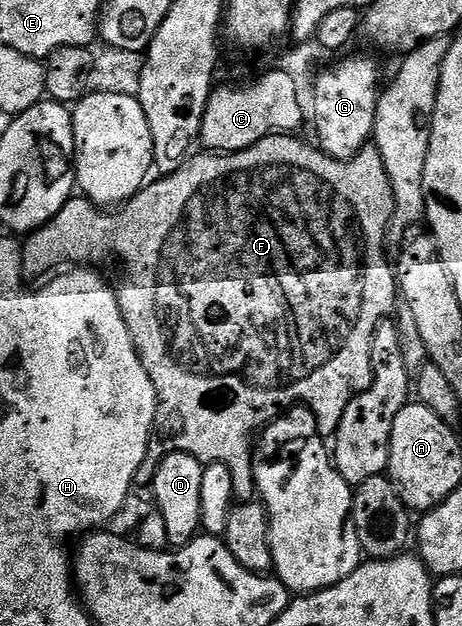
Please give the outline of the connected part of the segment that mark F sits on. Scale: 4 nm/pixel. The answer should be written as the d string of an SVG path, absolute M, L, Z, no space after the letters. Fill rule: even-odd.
M279 133L268 134L266 138L245 150L222 154L194 153L173 174L158 177L158 182L150 181L144 188L138 190L118 209L121 210L118 214L103 212L102 207L90 202L84 196L73 196L63 204L63 208L59 208L57 215L48 224L34 230L24 239L21 246L22 264L29 272L34 270L35 273L41 274L52 266L63 265L64 262L97 264L93 262L99 261L104 254L114 254L115 257L121 258L122 264L125 265L125 279L115 286L117 303L125 322L129 325L129 334L133 338L133 346L137 349L143 368L151 376L153 387L157 389L158 400L156 438L150 441L145 460L137 467L135 482L138 487L148 487L152 483L157 465L167 452L180 452L195 456L202 464L222 462L233 477L233 493L236 501L248 502L255 486L253 433L256 435L278 415L285 412L285 409L288 411L300 404L308 408L316 418L322 435L336 435L347 404L373 383L371 368L373 333L381 321L392 315L389 313L392 312L393 305L399 302L399 283L395 277L395 270L390 259L389 262L385 259L387 231L389 221L393 218L393 189L391 182L387 180L387 172L376 148L366 148L353 158L342 160L332 158L324 150L313 146L304 146L297 136Z

